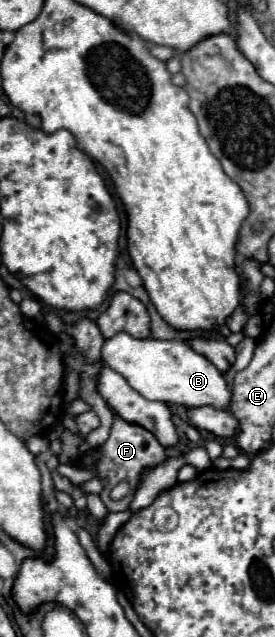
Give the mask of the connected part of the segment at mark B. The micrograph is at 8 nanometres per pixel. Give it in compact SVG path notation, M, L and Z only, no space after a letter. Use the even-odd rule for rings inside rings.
M120 332L112 340L104 342L102 360L122 374L126 382L144 398L160 400L166 404L180 404L186 408L212 406L216 410L230 410L232 390L224 374L202 354L194 352L188 344L176 340L138 340Z

